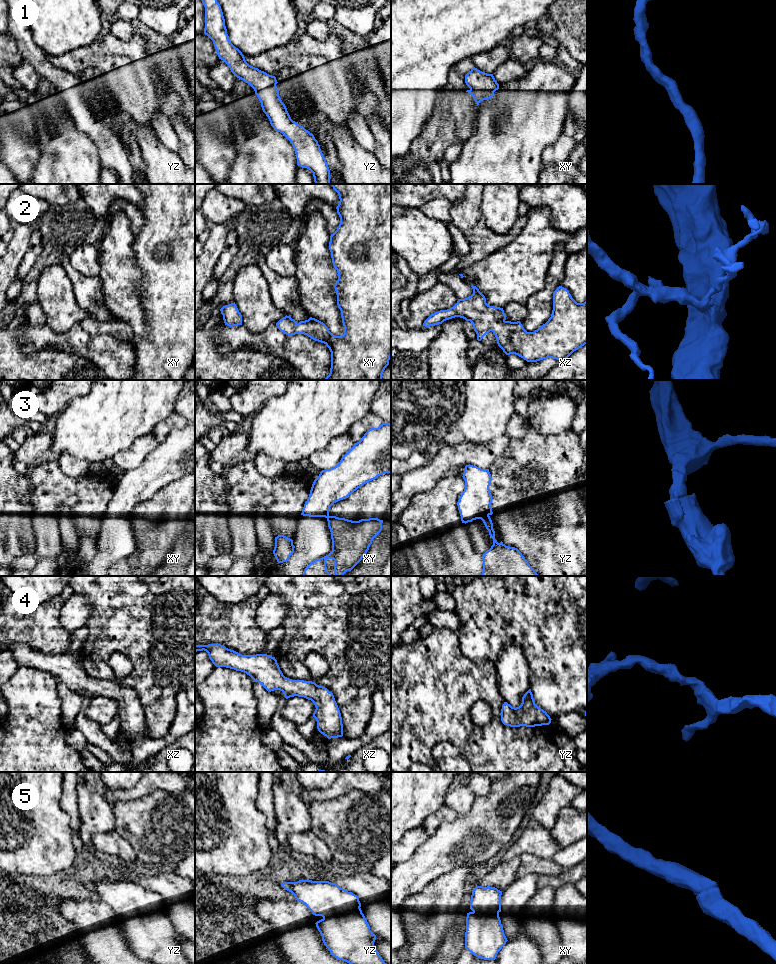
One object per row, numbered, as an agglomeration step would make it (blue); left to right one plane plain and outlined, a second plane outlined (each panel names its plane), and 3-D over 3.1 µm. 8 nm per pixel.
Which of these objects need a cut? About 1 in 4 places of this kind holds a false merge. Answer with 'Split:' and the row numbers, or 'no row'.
Split: 3

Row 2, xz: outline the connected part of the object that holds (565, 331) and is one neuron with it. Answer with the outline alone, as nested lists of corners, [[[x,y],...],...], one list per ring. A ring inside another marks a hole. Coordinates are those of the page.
[[[562,286],[553,293],[551,317],[534,332],[527,332],[520,321],[507,321],[503,308],[488,305],[479,289],[471,287],[471,296],[458,299],[450,309],[431,314],[423,326],[435,326],[455,317],[463,318],[472,323],[478,341],[492,331],[506,355],[515,354],[527,362],[547,358],[564,361],[587,344],[587,300],[577,303]]]

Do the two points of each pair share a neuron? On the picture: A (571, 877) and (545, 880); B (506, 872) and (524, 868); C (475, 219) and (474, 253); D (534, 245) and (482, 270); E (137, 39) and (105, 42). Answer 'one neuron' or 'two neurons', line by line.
A: one neuron
B: two neurons
C: one neuron
D: one neuron
E: one neuron

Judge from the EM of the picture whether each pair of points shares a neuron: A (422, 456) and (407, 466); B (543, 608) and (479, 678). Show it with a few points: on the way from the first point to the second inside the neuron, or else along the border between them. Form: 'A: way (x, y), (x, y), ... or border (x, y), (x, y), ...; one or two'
A: way (418, 458), (411, 463); one
B: border (470, 659), (474, 661), (489, 660), (494, 664); two

